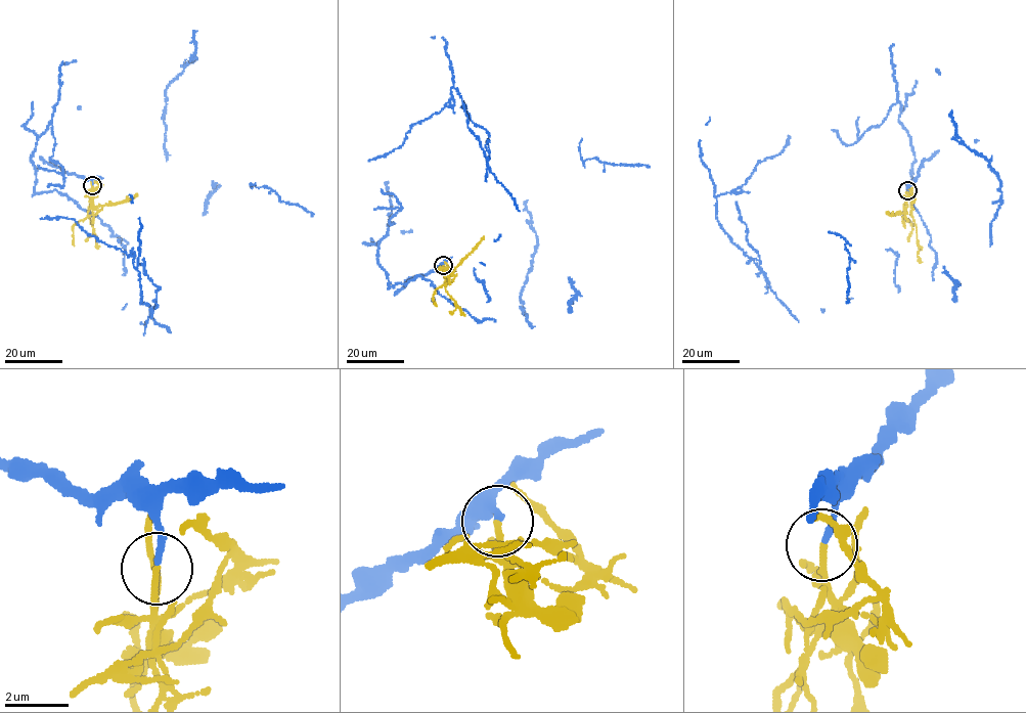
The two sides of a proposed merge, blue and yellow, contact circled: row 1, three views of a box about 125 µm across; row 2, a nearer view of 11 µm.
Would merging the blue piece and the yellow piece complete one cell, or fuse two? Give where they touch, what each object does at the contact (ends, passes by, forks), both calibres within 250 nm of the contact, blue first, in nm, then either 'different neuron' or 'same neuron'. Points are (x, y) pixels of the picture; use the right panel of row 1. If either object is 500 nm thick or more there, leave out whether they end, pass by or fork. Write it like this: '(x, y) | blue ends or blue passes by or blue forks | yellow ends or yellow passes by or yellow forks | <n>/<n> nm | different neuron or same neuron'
(907, 190) | blue ends | yellow ends | 180/160 nm | different neuron

